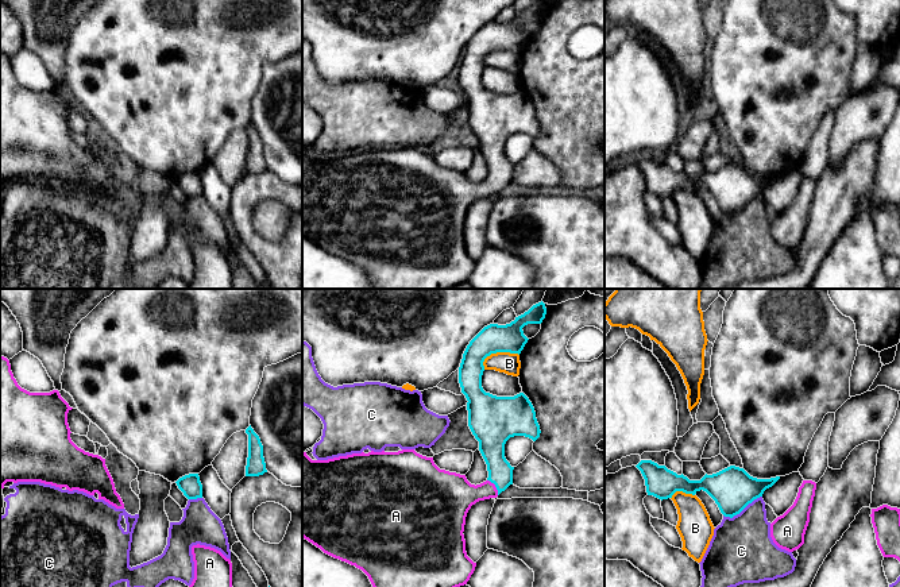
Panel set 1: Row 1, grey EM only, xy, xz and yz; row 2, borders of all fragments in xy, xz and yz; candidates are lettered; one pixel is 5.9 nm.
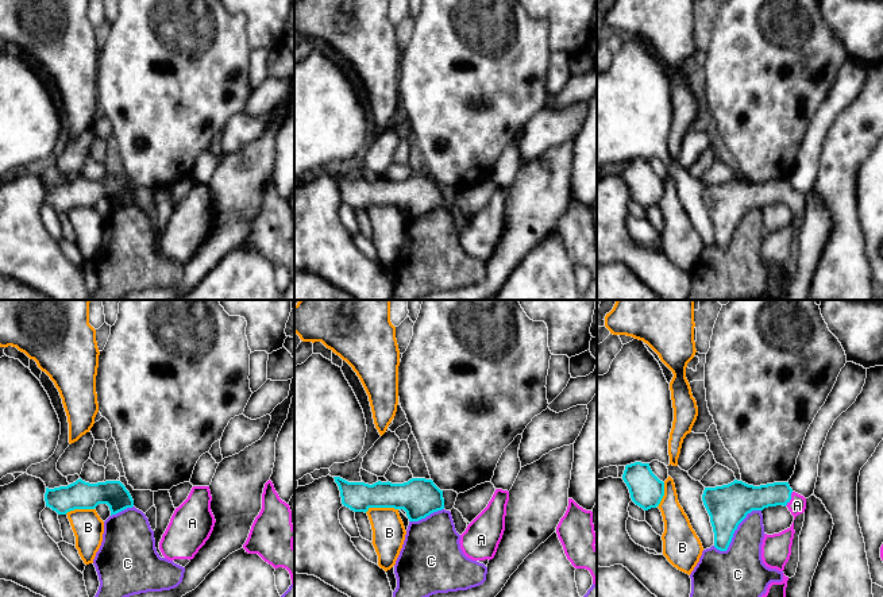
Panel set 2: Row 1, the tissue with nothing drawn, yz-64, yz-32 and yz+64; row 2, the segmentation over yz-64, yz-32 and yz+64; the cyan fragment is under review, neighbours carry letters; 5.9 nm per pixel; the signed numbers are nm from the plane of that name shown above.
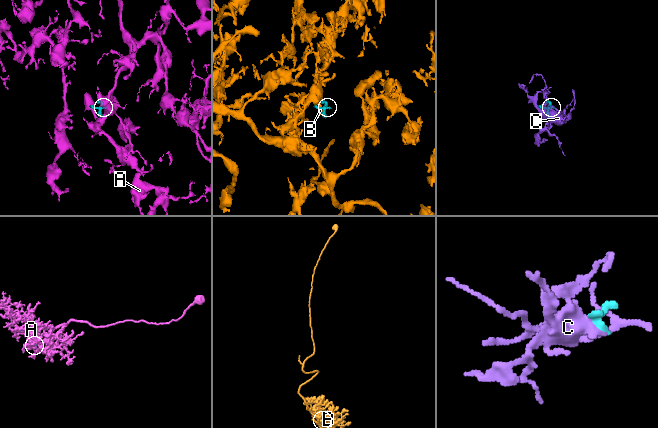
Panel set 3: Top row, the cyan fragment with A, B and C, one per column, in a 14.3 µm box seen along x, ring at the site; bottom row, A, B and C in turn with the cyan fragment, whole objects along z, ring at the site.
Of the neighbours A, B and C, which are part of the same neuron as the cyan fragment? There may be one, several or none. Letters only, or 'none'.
A

